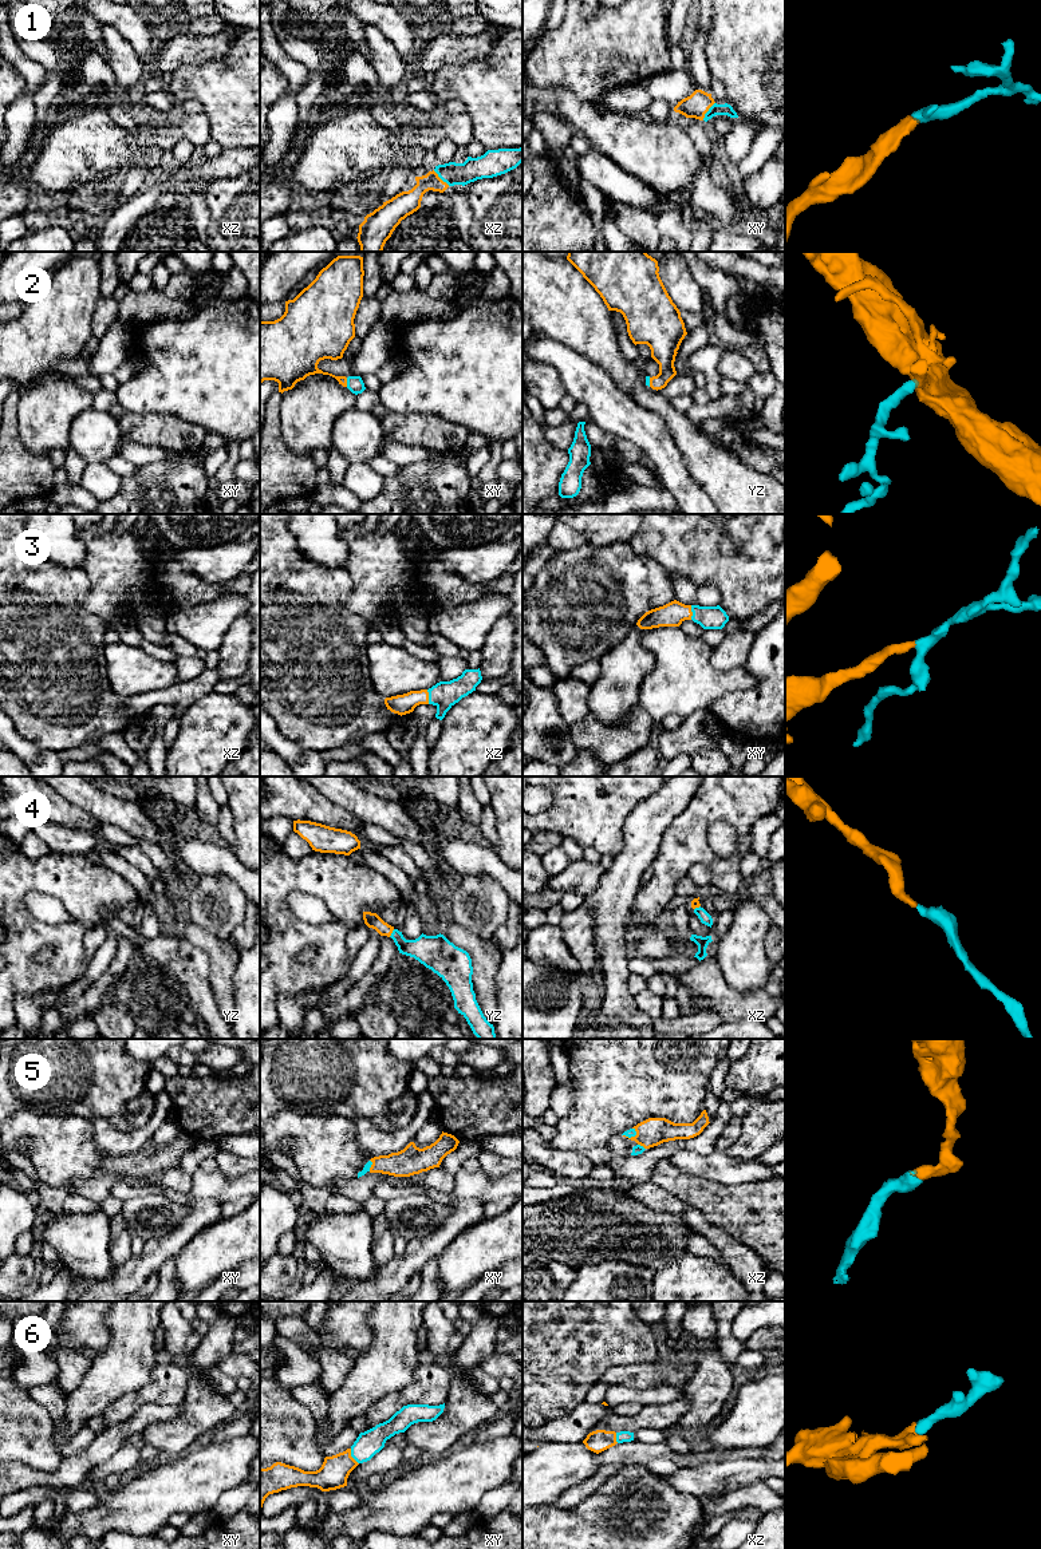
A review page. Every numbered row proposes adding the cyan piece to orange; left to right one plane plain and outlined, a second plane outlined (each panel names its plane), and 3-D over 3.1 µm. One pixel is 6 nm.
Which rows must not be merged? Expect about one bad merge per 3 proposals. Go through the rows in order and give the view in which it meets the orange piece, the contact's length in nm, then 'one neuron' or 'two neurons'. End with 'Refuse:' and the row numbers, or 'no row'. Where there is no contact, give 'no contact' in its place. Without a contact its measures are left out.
1: xy | 130 nm | one neuron
2: xy | 60 nm | one neuron
3: xz | 90 nm | one neuron
4: yz | 60 nm | one neuron
5: xz | 90 nm | one neuron
6: xy | 110 nm | one neuron
Refuse: no row

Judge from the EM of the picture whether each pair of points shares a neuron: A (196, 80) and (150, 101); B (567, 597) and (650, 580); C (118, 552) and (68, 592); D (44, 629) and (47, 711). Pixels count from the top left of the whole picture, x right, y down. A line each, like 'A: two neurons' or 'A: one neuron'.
A: two neurons
B: one neuron
C: two neurons
D: one neuron

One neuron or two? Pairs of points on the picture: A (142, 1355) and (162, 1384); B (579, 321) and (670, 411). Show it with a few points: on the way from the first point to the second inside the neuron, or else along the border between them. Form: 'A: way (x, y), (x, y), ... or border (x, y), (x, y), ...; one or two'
A: border (158, 1363), (150, 1378), (138, 1390), (130, 1393); two
B: way (600, 346), (646, 395); one

